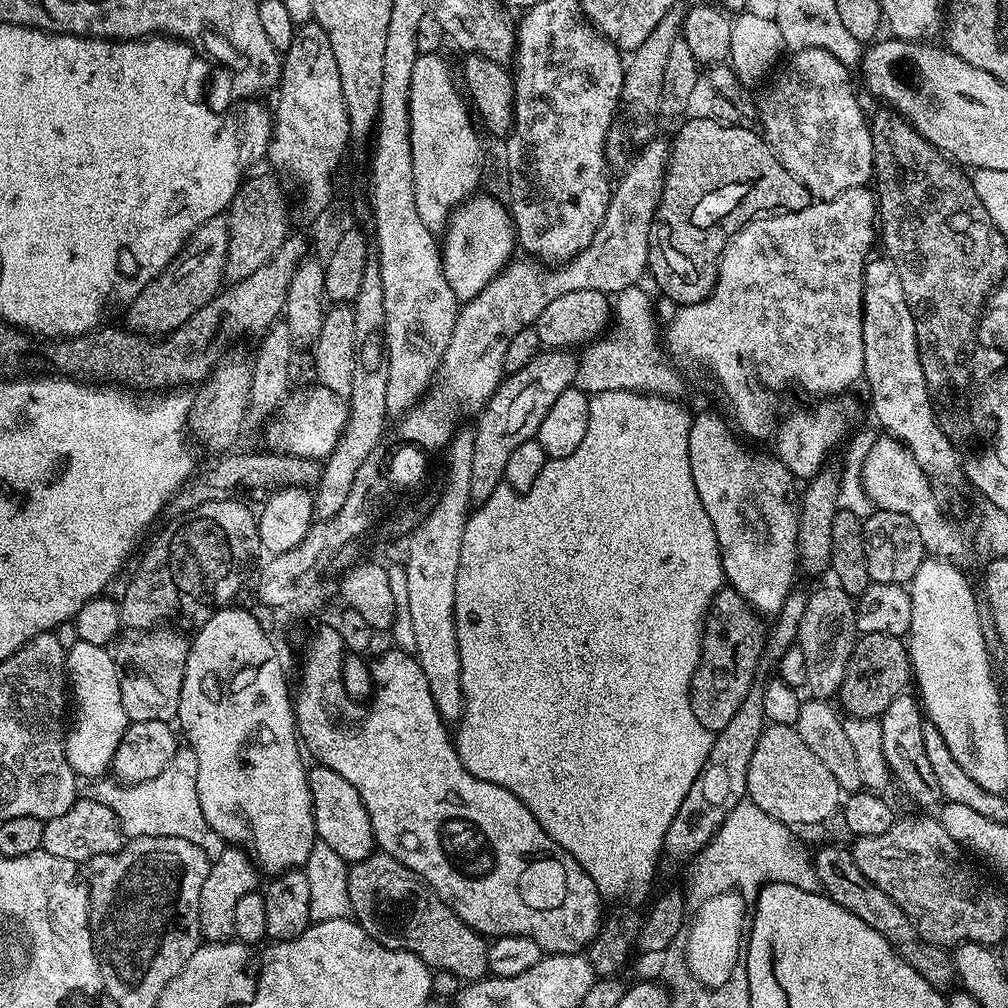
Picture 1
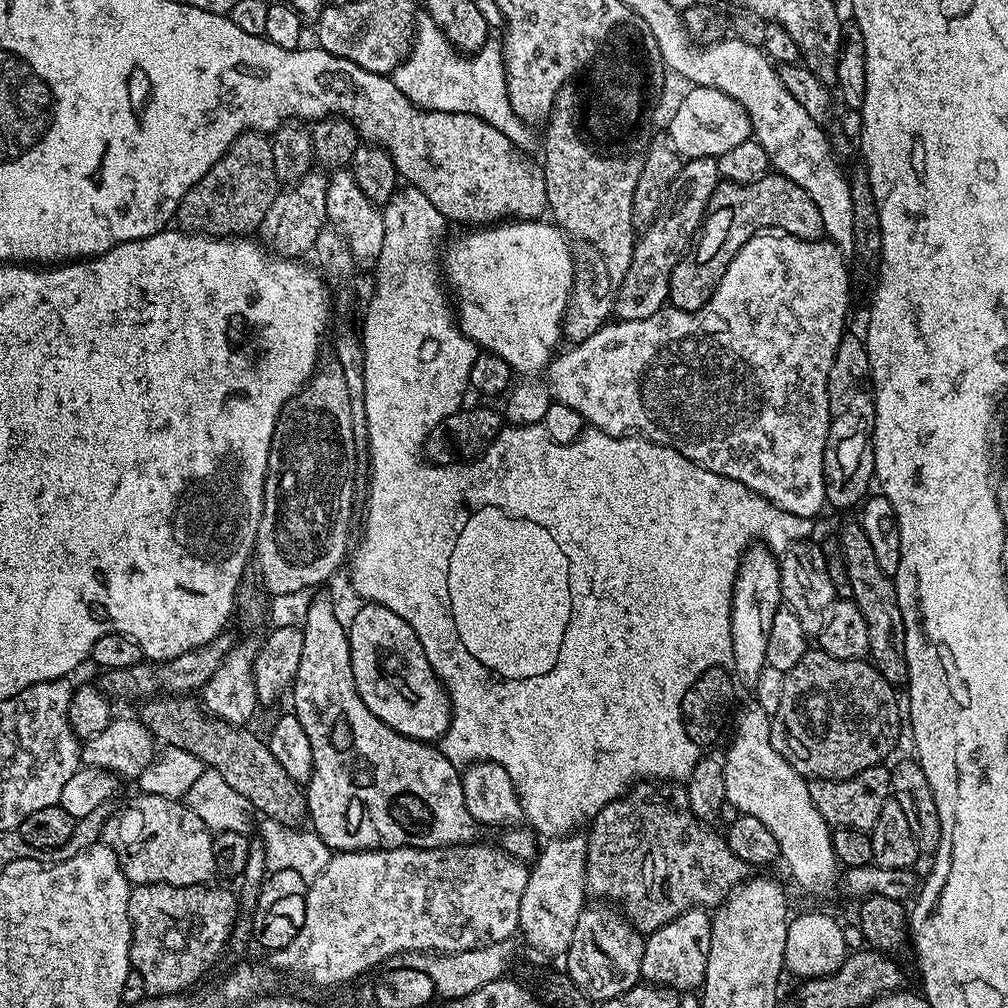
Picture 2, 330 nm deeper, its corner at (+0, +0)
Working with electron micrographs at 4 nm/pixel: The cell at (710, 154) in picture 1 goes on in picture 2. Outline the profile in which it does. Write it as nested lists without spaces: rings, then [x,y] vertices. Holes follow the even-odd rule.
[[[769,174],[753,184],[722,182],[710,198],[708,215],[704,217],[694,251],[680,260],[670,274],[668,299],[671,307],[683,312],[697,312],[706,306],[734,254],[738,254],[745,242],[764,225],[803,240],[819,240],[824,236],[824,223],[822,214],[818,214],[818,206],[814,206],[810,194],[806,194],[802,186],[790,182],[790,178]]]

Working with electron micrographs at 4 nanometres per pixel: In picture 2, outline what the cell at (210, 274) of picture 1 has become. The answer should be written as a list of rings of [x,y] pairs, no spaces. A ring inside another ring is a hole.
[[[244,132],[229,146],[226,154],[222,154],[222,158],[206,170],[204,177],[190,189],[186,198],[182,198],[174,220],[181,229],[199,230],[205,236],[232,238],[237,234],[252,234],[259,229],[262,218],[266,218],[266,210],[270,210],[270,202],[274,202],[280,191],[282,181],[276,172],[269,137],[263,132]]]

